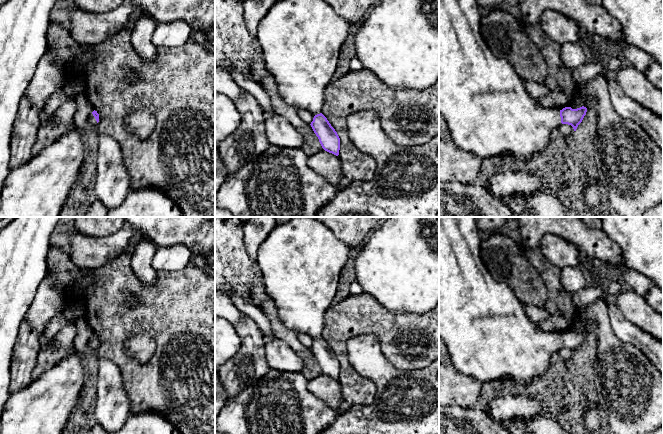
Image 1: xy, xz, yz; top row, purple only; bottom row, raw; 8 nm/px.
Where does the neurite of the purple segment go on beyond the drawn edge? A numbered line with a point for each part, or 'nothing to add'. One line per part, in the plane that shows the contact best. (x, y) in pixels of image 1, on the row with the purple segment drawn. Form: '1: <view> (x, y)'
1: yz (489, 112)

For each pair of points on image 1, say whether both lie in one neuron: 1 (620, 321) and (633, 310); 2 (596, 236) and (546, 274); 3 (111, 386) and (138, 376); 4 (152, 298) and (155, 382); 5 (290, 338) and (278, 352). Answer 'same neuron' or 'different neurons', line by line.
1: different neurons
2: different neurons
3: different neurons
4: same neuron
5: different neurons

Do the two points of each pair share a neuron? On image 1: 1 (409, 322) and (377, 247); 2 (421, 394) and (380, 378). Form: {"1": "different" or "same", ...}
{"1": "different", "2": "same"}

